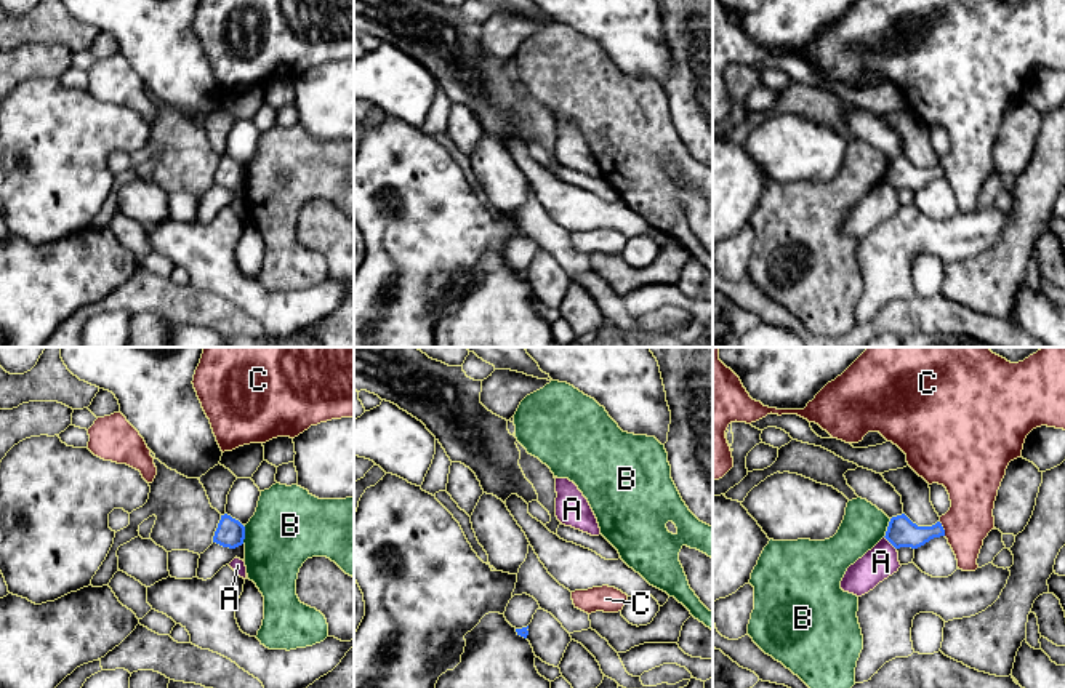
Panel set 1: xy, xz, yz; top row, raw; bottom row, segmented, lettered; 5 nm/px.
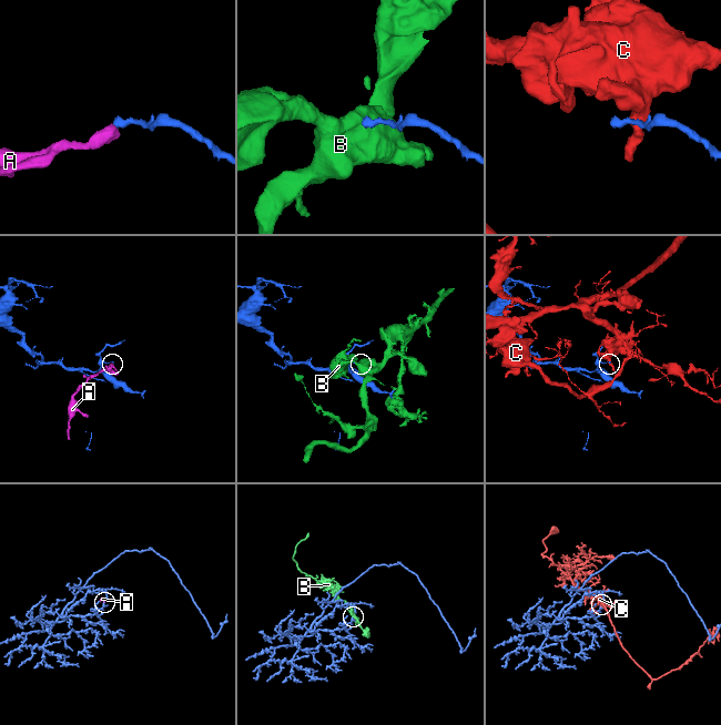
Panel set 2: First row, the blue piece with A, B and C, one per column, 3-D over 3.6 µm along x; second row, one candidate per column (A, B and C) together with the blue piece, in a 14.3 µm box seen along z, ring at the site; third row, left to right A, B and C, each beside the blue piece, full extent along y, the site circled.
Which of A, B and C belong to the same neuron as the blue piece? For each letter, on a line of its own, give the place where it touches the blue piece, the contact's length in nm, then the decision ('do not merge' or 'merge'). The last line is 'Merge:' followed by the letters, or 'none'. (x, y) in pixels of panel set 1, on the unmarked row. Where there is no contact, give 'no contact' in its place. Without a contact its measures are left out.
A: yz (889, 183) | 90 nm | do not merge
B: xy (244, 176) | 100 nm | do not merge
C: yz (942, 170) | 90 nm | do not merge
Merge: none

